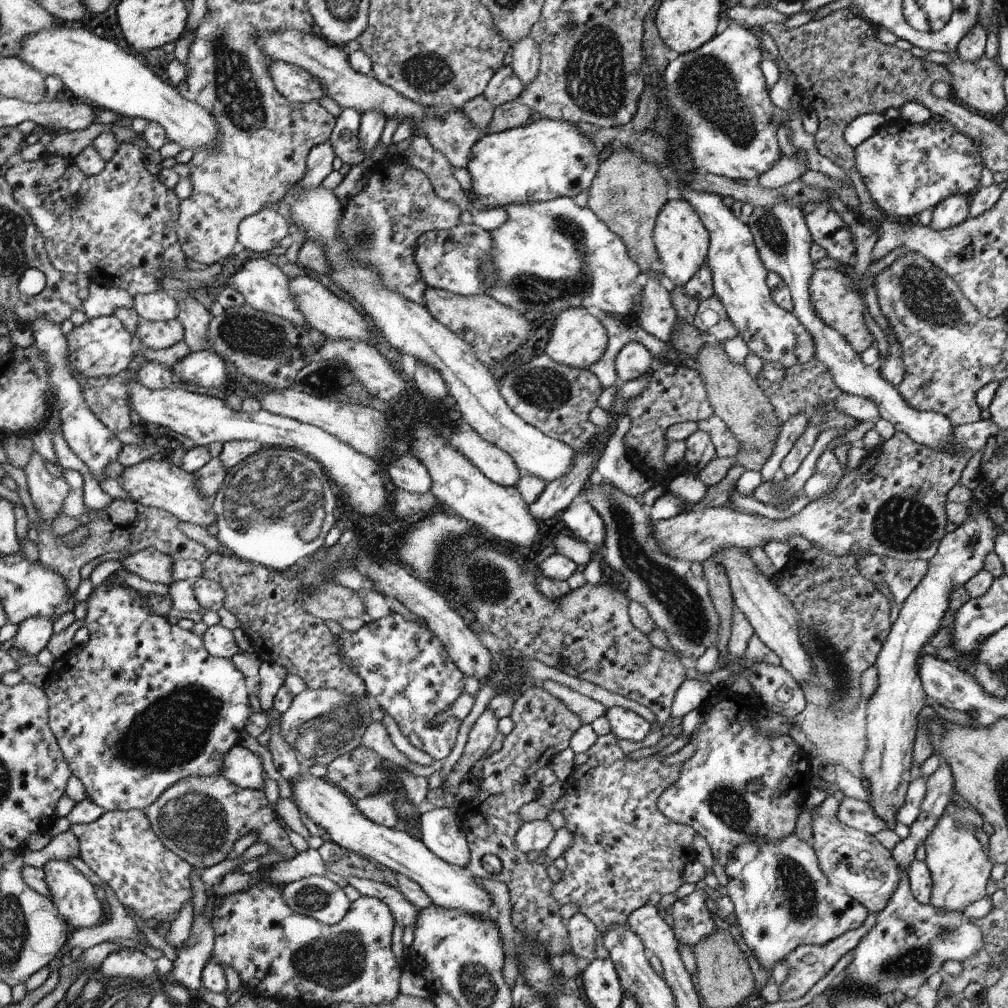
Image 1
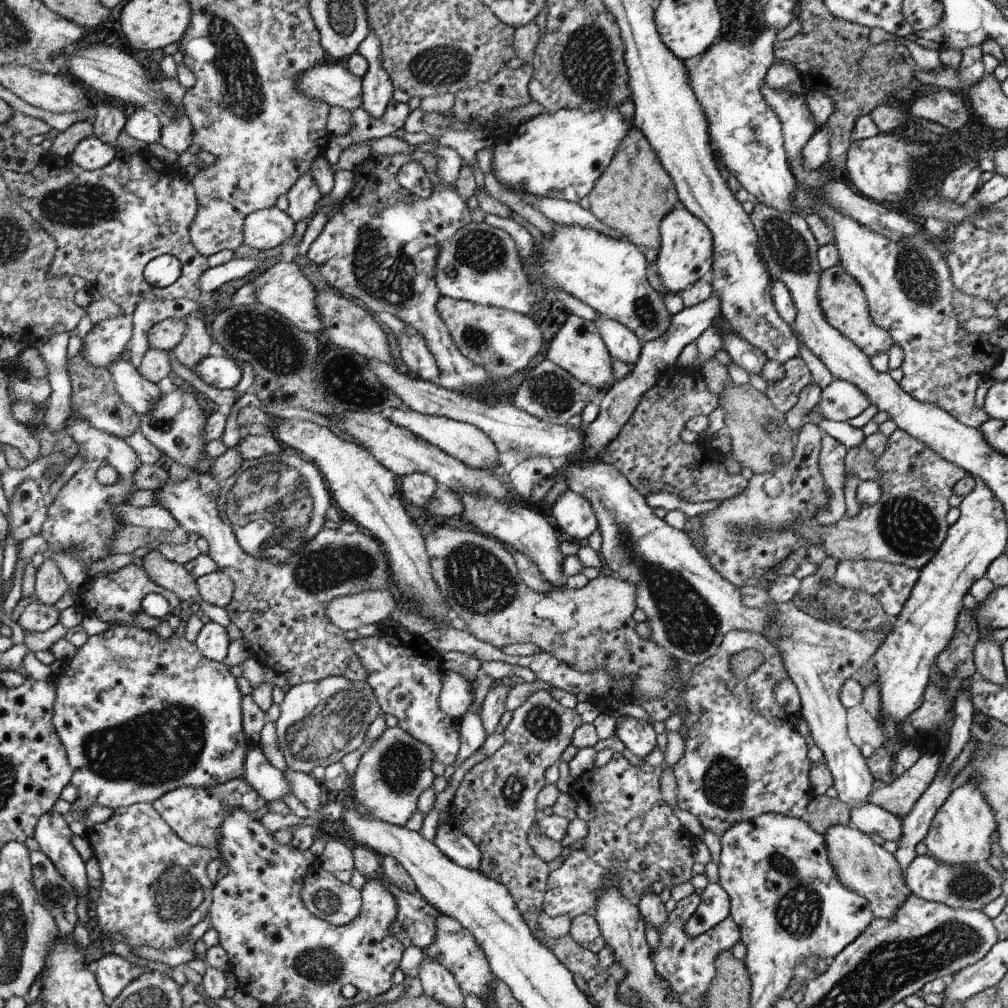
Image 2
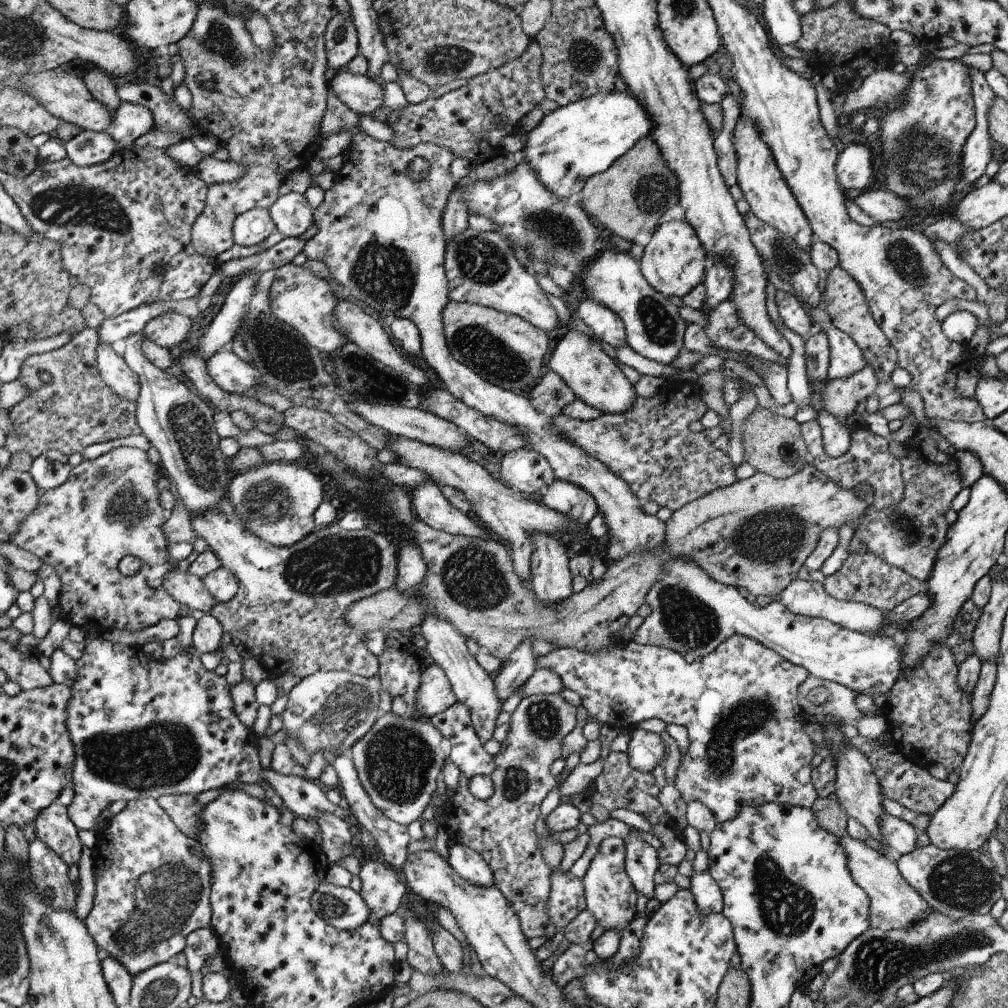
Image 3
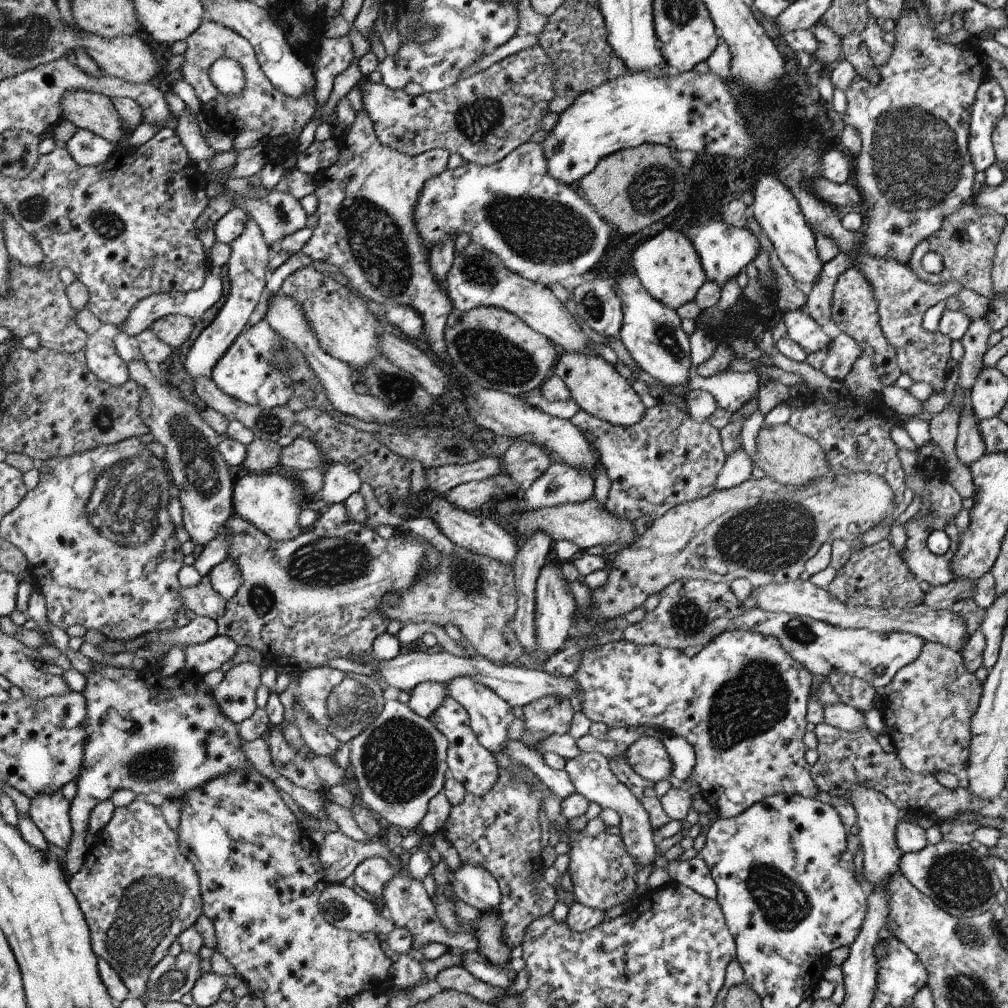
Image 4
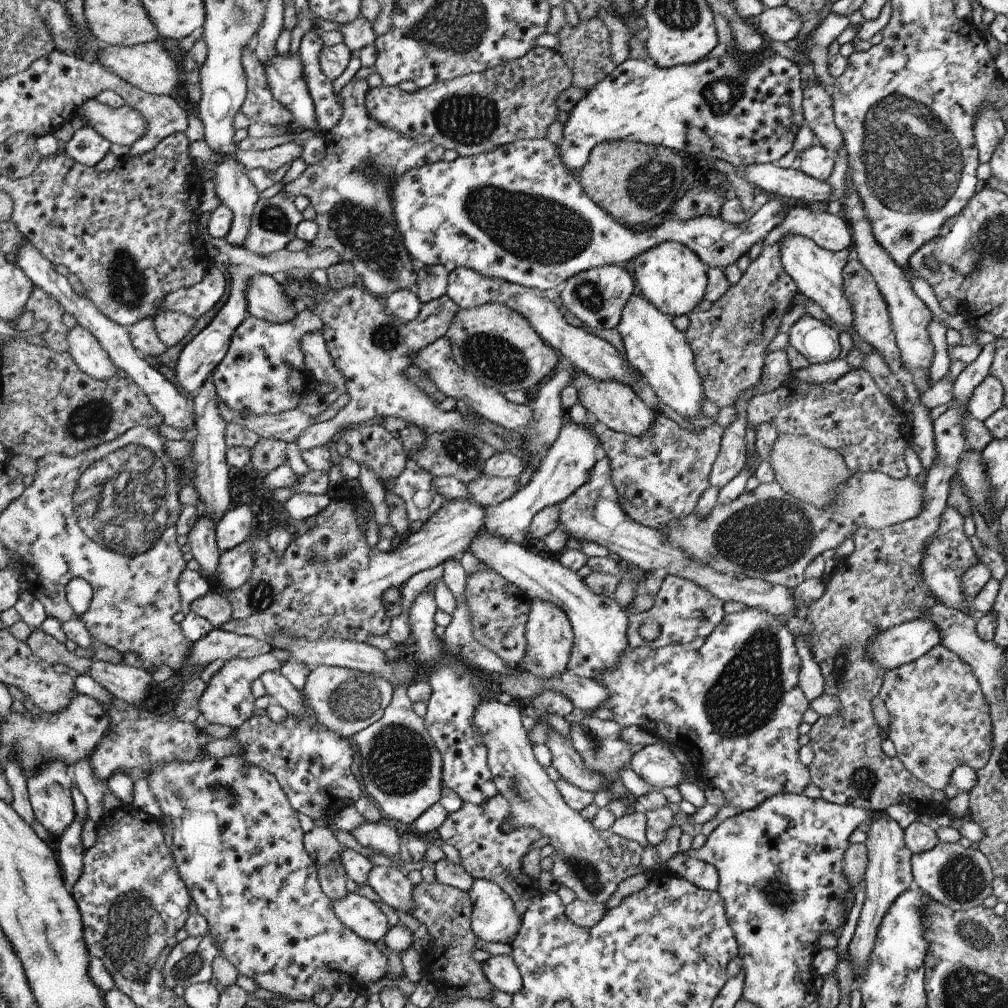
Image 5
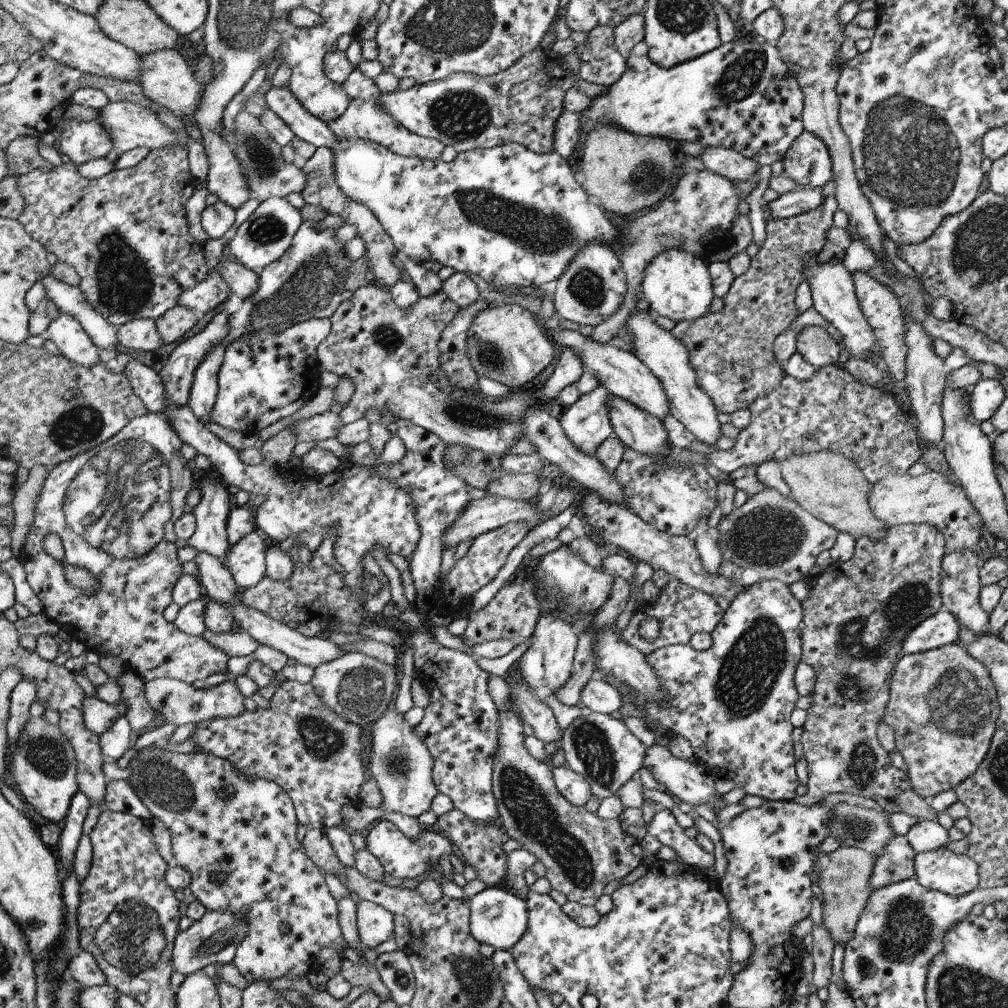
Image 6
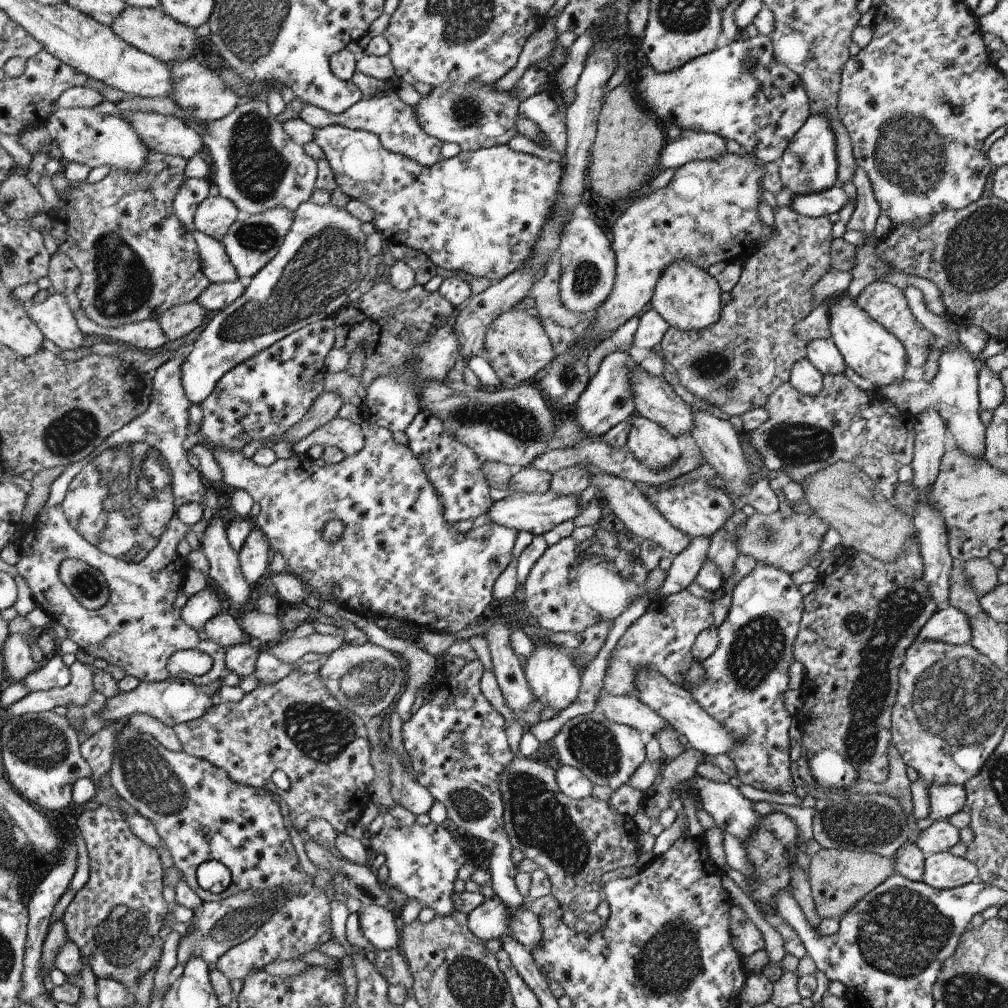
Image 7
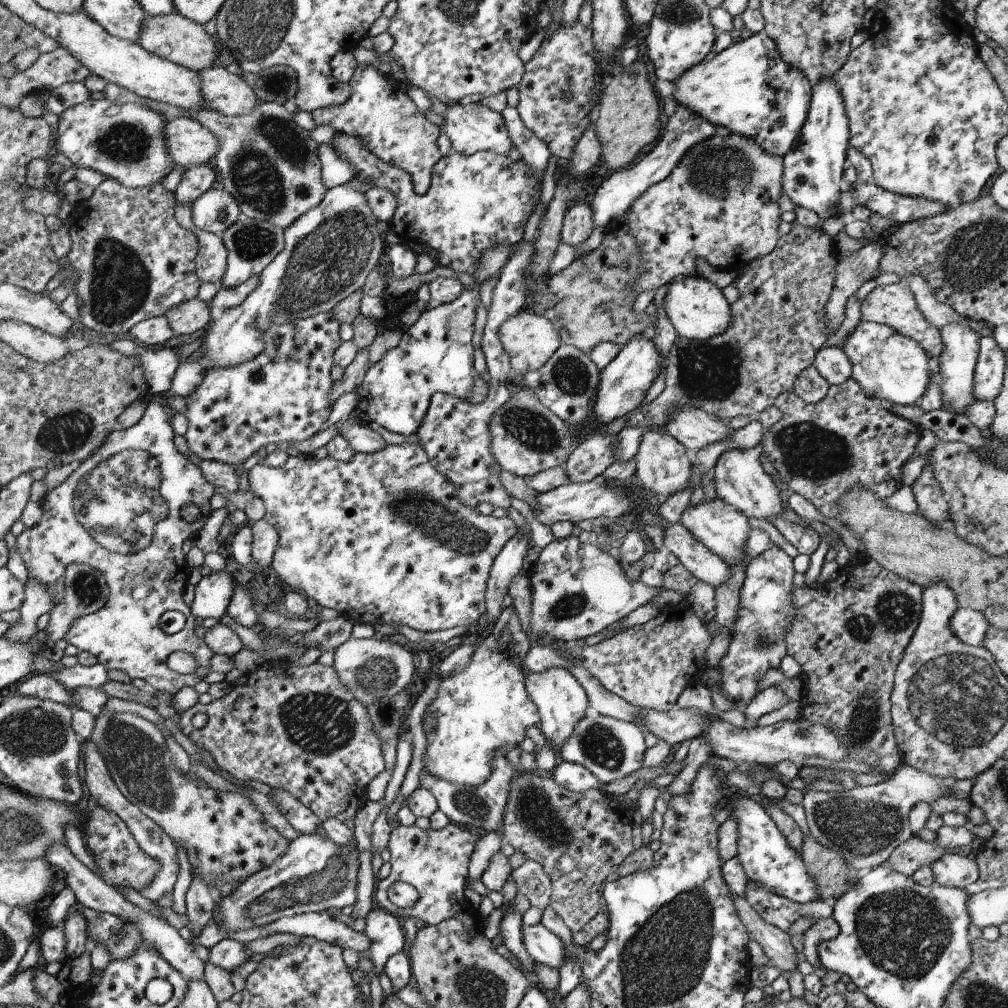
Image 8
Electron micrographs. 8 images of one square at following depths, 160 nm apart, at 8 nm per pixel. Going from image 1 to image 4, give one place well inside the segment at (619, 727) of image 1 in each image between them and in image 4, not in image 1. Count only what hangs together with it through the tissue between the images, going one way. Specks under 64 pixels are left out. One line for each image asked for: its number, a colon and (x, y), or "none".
2: (638, 735)
3: (646, 749)
4: (647, 756)

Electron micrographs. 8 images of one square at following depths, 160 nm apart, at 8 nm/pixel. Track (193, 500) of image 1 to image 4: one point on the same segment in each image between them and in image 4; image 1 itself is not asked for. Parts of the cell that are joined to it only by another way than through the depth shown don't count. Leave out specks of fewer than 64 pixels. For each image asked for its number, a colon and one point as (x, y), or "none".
2: (280, 608)
3: (291, 601)
4: (314, 598)

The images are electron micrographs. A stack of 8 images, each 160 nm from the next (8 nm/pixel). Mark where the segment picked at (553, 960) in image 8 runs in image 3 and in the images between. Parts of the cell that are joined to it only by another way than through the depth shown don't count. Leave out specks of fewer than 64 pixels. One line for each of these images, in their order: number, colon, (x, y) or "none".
3: (468, 863)
4: (471, 883)
5: (494, 919)
6: (499, 917)
7: (491, 919)

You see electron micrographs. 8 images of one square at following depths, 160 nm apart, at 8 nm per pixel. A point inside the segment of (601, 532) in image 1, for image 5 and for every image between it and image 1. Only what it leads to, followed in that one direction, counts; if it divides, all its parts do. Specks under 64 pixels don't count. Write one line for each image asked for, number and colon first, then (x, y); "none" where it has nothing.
2: (574, 514)
3: (566, 498)
4: (561, 484)
5: (568, 464)

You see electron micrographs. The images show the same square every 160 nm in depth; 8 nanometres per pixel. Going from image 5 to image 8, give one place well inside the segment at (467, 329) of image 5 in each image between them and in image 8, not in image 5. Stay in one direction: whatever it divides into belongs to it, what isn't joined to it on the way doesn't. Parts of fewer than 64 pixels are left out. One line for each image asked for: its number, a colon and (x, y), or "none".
6: (506, 343)
7: (516, 345)
8: (530, 339)

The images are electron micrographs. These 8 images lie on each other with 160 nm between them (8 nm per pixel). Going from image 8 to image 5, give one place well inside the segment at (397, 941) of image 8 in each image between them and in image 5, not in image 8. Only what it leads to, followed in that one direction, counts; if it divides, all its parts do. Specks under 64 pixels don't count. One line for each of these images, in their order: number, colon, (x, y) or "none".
5: (357, 912)
6: (374, 922)
7: (378, 925)

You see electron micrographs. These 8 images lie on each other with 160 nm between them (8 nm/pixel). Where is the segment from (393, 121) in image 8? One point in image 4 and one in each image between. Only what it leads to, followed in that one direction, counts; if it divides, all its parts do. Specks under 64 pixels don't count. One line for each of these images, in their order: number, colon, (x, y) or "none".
4: (366, 201)
5: (350, 190)
6: (364, 119)
7: (379, 111)

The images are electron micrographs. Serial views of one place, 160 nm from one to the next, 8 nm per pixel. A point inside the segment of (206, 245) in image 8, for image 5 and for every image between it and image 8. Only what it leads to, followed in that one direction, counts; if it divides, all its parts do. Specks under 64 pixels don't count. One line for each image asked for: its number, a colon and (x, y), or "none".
5: (268, 299)
6: (243, 281)
7: (216, 265)

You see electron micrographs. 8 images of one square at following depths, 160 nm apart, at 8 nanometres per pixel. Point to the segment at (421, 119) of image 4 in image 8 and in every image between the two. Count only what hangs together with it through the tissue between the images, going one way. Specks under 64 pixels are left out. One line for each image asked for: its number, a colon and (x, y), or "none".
5: (476, 113)
6: (520, 104)
7: (473, 115)
8: (473, 127)

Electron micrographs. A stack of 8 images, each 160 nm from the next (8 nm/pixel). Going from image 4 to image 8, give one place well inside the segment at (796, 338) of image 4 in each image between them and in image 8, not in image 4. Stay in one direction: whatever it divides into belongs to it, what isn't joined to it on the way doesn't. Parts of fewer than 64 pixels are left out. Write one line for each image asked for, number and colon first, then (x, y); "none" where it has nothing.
5: (818, 342)
6: (816, 346)
7: (822, 353)
8: (832, 363)

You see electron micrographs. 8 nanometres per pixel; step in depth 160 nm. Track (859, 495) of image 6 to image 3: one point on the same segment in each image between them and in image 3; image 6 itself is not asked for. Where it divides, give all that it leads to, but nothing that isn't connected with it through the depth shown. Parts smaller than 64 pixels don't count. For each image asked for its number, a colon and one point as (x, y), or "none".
3: (773, 444)
4: (790, 458)
5: (805, 469)

